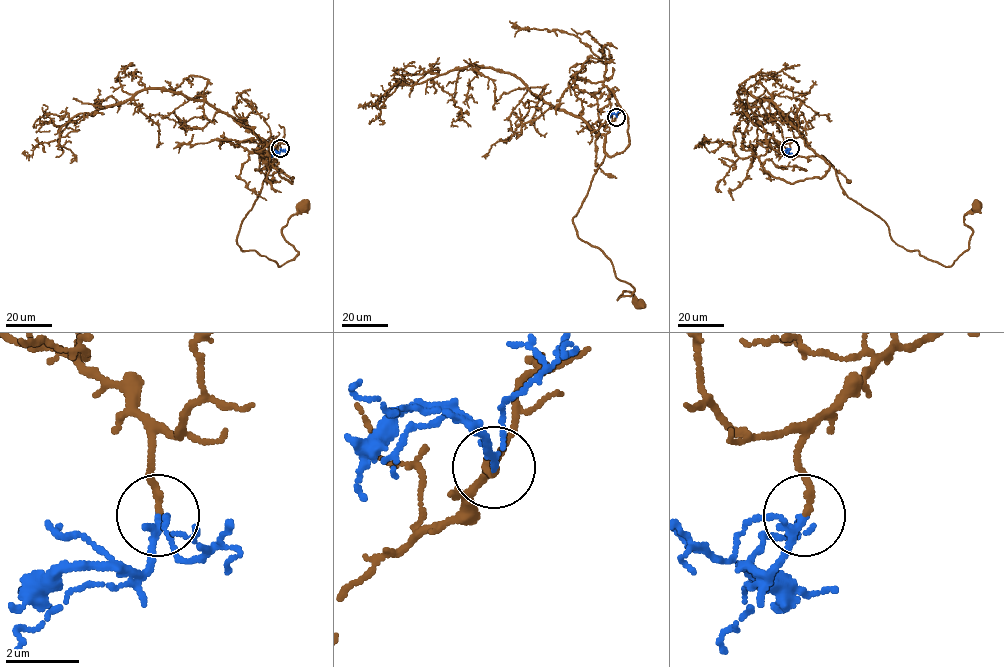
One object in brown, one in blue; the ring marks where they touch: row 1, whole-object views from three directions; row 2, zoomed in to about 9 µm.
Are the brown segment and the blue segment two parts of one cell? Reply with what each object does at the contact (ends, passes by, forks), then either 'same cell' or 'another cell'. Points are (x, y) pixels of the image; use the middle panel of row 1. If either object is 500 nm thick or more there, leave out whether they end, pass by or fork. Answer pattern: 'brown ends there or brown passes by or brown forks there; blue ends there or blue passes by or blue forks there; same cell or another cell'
brown ends there; blue passes by; same cell

